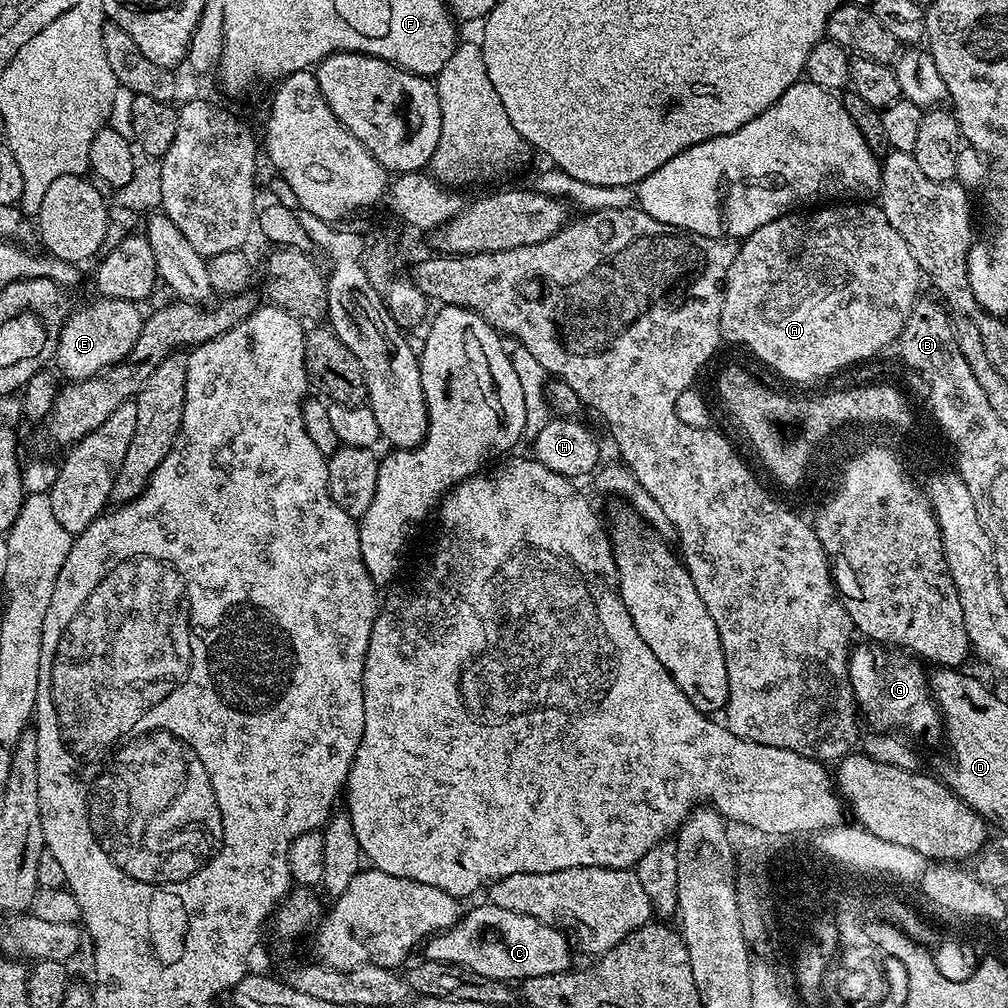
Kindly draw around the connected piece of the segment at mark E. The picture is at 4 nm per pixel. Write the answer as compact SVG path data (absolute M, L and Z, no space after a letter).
M105 296L96 298L93 304L82 305L77 312L76 309L69 311L54 357L55 367L60 367L59 375L68 376L64 378L69 381L85 380L124 360L134 342L138 342L142 315L136 308L139 307L133 301Z

